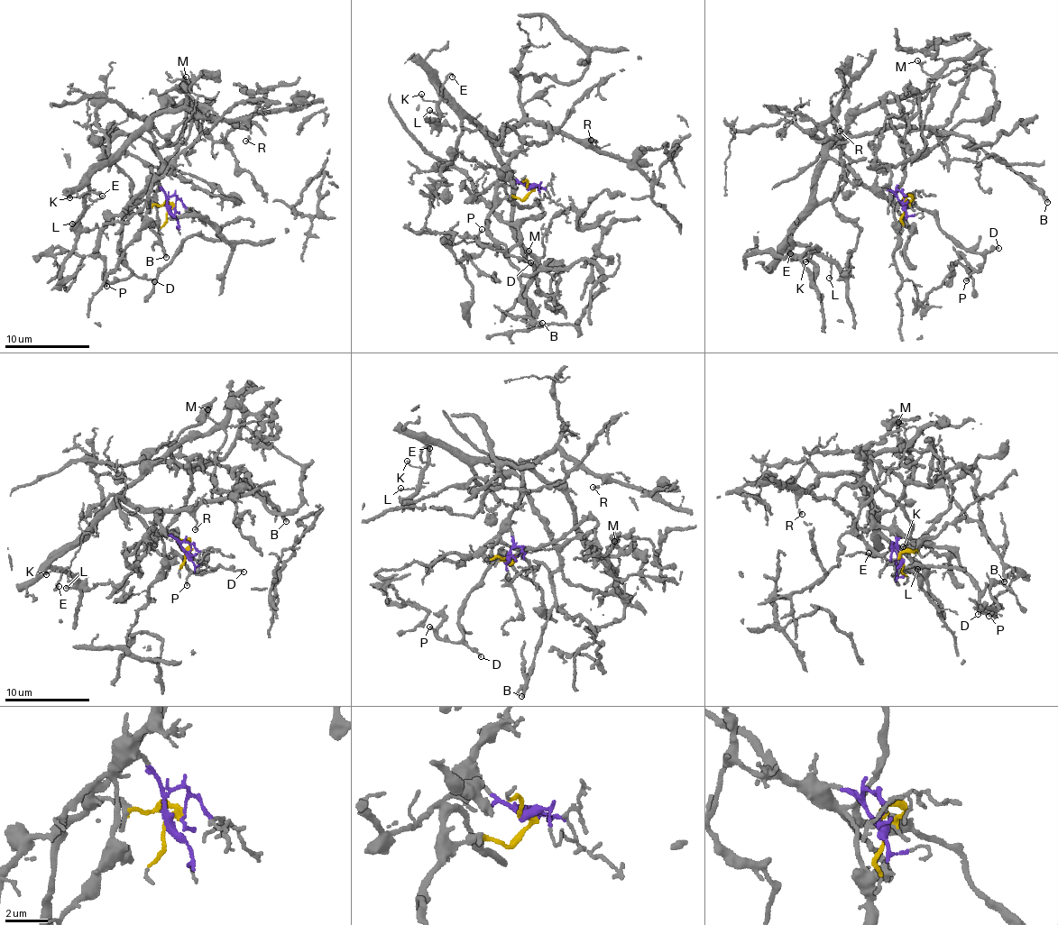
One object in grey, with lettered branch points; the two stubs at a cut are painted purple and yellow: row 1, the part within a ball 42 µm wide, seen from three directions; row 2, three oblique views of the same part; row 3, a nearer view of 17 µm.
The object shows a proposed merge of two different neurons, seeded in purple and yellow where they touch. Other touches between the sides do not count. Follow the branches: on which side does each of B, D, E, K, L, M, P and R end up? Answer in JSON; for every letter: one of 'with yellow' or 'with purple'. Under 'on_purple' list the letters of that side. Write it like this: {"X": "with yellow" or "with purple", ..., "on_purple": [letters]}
{"B": "with yellow", "D": "with yellow", "E": "with purple", "K": "with purple", "L": "with purple", "M": "with purple", "P": "with yellow", "R": "with purple", "on_purple": ["E", "K", "L", "M", "R"]}

